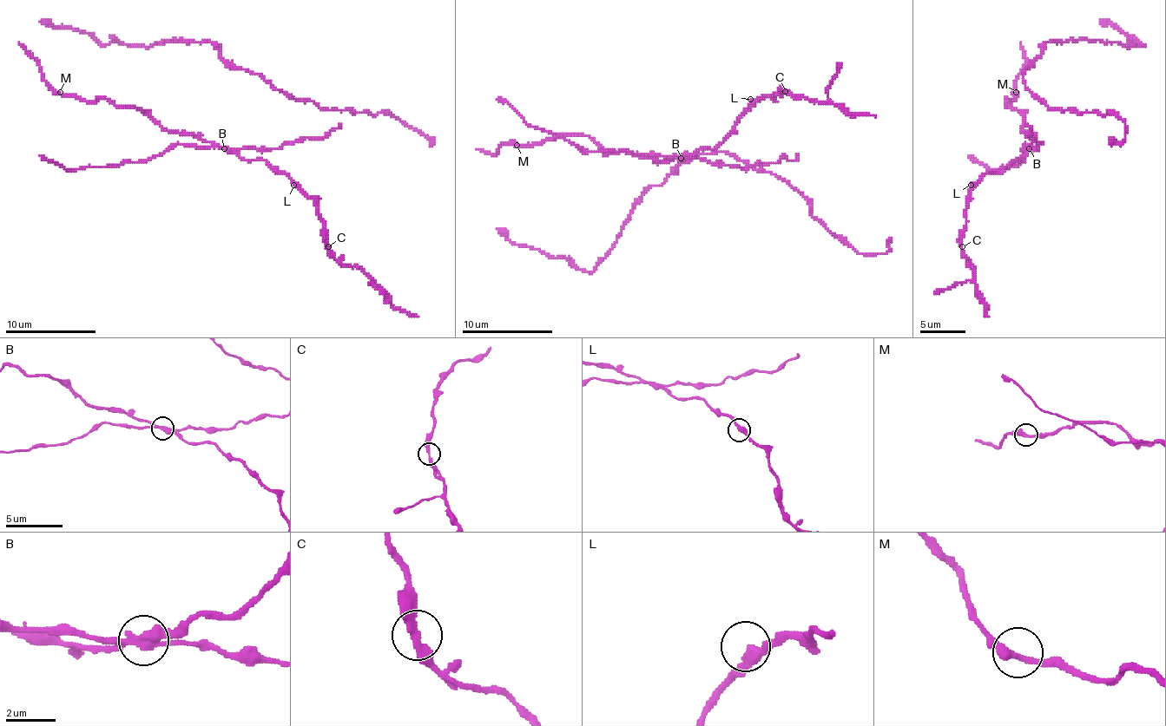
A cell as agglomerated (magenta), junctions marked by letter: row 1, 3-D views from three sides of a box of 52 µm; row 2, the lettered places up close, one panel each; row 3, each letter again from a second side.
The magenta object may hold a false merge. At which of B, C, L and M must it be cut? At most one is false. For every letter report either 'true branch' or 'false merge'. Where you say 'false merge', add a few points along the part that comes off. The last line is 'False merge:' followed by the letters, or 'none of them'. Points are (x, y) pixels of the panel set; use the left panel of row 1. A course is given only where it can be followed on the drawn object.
B: false merge; course (223, 148), (171, 144), (153, 158), (73, 169), (39, 155)
C: true branch
L: true branch
M: true branch
False merge: B

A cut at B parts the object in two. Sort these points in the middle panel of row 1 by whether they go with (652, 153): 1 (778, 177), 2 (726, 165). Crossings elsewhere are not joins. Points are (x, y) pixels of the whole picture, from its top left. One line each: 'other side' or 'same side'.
1: other side
2: same side

